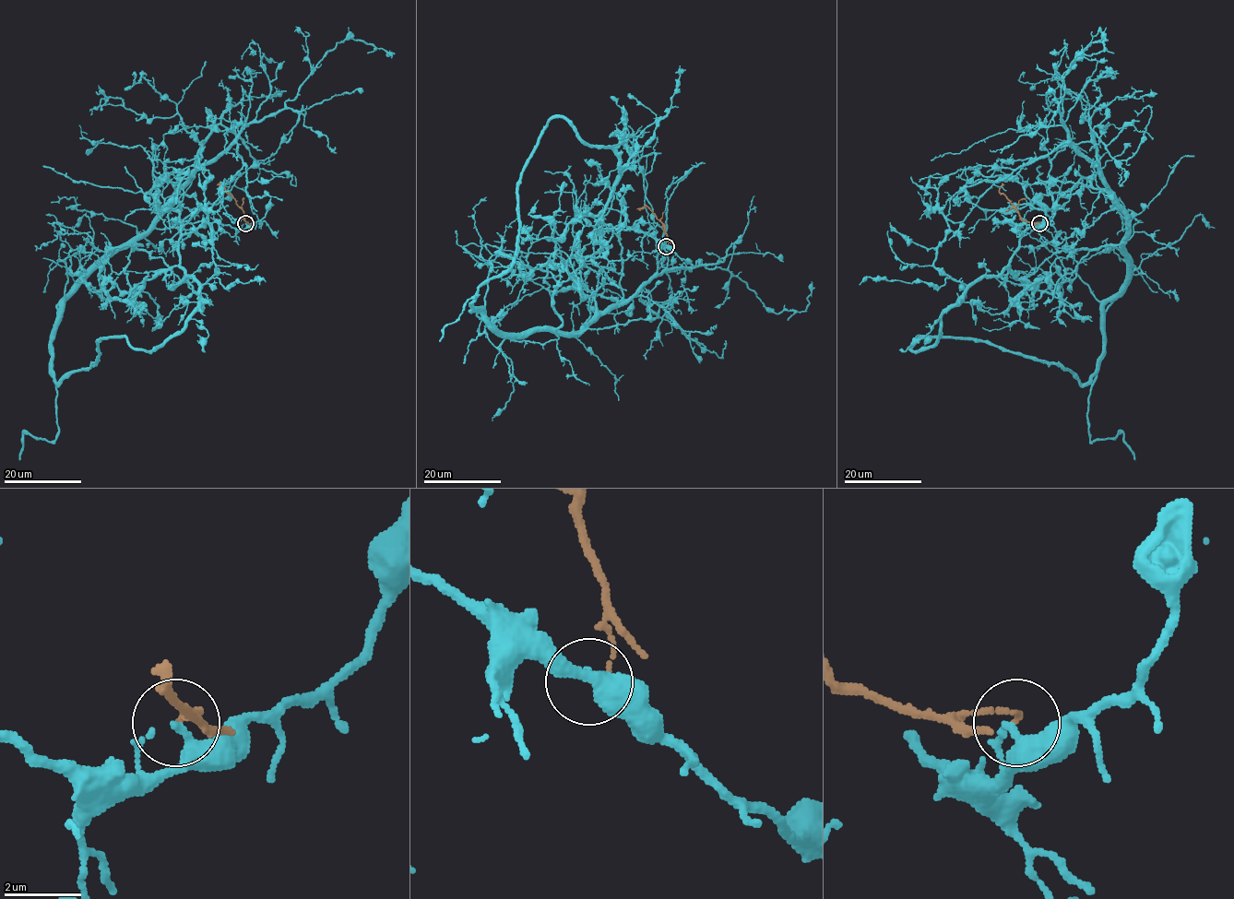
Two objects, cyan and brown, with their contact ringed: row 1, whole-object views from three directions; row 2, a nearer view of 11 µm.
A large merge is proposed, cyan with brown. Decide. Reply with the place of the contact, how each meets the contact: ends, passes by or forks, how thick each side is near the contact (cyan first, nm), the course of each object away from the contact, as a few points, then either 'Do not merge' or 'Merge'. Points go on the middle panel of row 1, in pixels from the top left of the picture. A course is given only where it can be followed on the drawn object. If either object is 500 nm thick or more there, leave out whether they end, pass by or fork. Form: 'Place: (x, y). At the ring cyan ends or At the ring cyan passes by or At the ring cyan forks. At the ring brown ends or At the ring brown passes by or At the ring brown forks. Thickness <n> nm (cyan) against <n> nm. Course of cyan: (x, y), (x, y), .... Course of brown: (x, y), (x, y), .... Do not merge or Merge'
Place: (666, 246). At the ring cyan ends. At the ring brown ends. Thickness 280 nm (cyan) against 100 nm. Course of cyan: (666, 245), (580, 216), (547, 262), (497, 255), (485, 304), (472, 309), (477, 293), (468, 301), (439, 341). Course of brown: (666, 245), (668, 236), (662, 223), (646, 206), (636, 208). Do not merge

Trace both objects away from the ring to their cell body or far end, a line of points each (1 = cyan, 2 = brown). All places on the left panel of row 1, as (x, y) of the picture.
1: (245, 223), (201, 223), (135, 289), (67, 269), (58, 434), (23, 432), (19, 460)
2: (245, 223), (242, 209), (226, 191), (217, 184)

